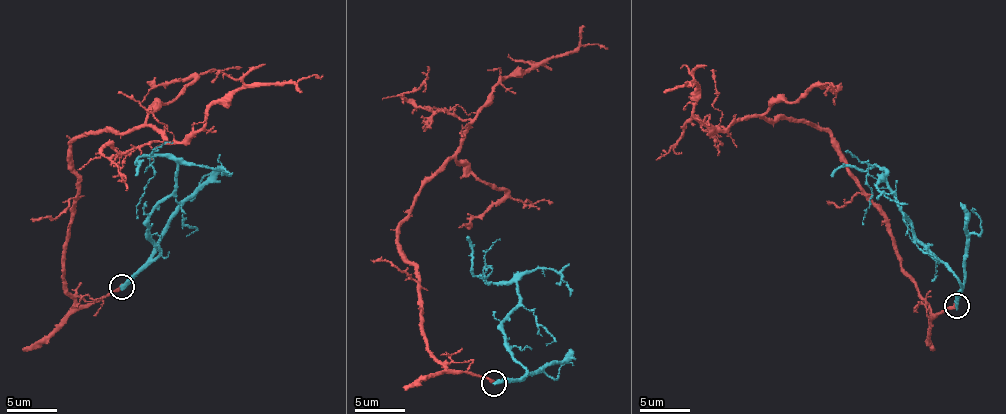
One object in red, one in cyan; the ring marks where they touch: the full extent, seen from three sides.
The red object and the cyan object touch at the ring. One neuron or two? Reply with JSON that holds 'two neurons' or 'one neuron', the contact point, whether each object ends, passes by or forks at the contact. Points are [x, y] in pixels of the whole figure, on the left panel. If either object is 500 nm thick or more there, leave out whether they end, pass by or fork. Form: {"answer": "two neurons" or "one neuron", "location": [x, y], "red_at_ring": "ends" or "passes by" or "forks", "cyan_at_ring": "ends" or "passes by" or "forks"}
{"answer": "two neurons", "location": [121, 286], "red_at_ring": "ends", "cyan_at_ring": "ends"}

